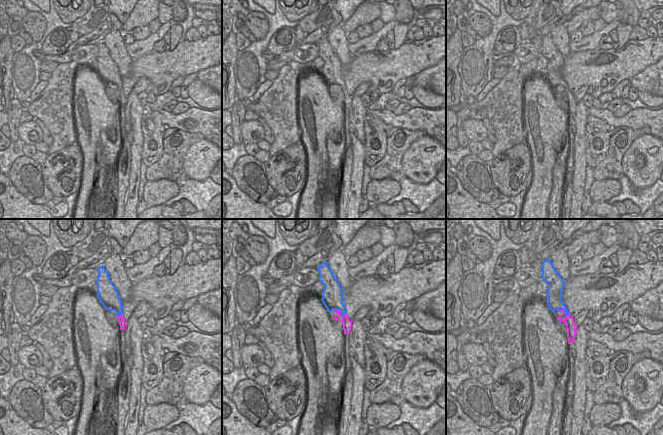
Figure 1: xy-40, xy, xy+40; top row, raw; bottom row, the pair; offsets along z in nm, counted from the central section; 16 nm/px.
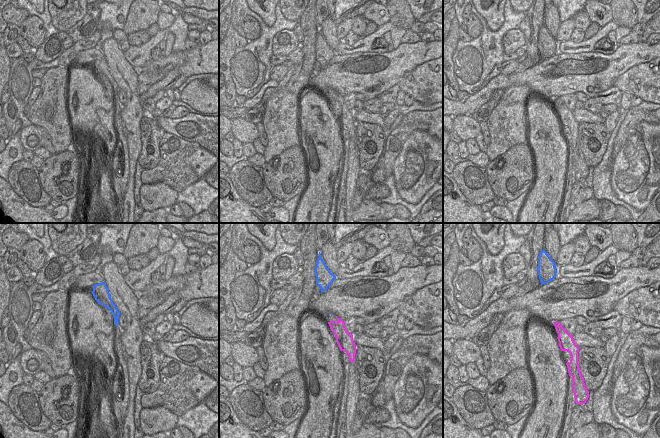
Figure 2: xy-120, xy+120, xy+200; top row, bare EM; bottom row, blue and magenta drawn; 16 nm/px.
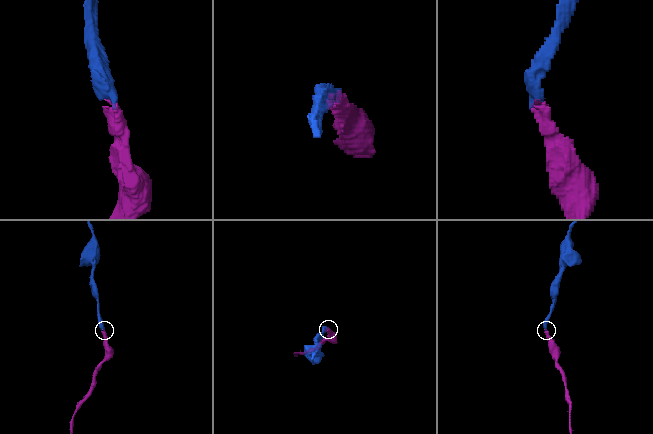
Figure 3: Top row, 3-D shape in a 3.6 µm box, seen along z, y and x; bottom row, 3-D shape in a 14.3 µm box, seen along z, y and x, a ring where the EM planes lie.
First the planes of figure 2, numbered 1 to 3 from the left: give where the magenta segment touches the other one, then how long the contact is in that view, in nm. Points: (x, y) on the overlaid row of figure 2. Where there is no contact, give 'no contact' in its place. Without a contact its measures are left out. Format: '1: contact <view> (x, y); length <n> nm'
1: no contact
2: no contact
3: no contact

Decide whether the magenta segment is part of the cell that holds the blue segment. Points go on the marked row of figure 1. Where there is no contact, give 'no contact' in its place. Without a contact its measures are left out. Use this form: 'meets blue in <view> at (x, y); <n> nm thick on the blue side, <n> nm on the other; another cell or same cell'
meets blue in xy-40 at (119, 315); 280 nm thick on the blue side, 120 nm on the other; same cell

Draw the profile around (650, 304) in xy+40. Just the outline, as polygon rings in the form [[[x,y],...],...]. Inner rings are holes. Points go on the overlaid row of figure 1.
[[[663,281],[630,303],[630,311],[663,321]]]

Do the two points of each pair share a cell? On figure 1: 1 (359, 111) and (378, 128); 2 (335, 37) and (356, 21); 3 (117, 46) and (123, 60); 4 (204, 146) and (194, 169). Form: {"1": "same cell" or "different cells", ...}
{"1": "different cells", "2": "different cells", "3": "same cell", "4": "same cell"}

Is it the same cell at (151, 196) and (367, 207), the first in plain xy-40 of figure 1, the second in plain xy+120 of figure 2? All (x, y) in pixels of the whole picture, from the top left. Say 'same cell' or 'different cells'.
different cells

